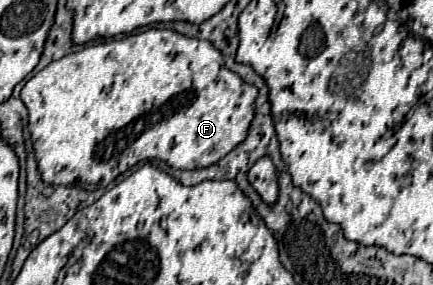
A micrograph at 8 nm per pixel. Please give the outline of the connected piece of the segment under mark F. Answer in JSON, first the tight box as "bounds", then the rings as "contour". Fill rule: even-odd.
{"bounds":[21,29,257,191],"contour":[[[149,29],[149,31],[143,31],[143,35],[137,33],[137,35],[119,39],[119,41],[89,45],[77,53],[69,53],[57,61],[51,61],[43,71],[33,75],[21,89],[21,99],[31,113],[29,131],[31,131],[35,157],[37,157],[39,173],[41,173],[43,181],[51,183],[51,185],[75,185],[75,187],[83,187],[87,191],[107,187],[119,173],[131,169],[133,165],[137,165],[143,159],[163,159],[165,163],[169,163],[175,169],[201,169],[201,167],[217,163],[227,151],[231,151],[231,147],[235,147],[235,143],[243,141],[243,135],[247,135],[247,127],[253,119],[255,97],[257,97],[257,89],[253,85],[245,83],[239,75],[235,75],[233,71],[229,71],[225,67],[225,61],[223,61],[223,55],[219,49],[215,49],[209,41],[191,39],[191,37],[185,37],[171,29]]]}

